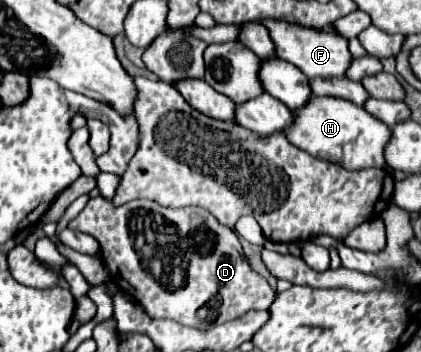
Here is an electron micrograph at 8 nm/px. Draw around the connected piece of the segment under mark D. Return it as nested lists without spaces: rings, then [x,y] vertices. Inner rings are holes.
[[[96,196],[68,228],[98,238],[102,260],[118,282],[128,282],[130,294],[150,318],[172,318],[184,326],[210,330],[248,310],[266,310],[276,296],[276,290],[246,262],[238,236],[198,206],[164,208],[152,200],[112,206],[110,200]],[[180,272],[188,278],[176,278]]]

